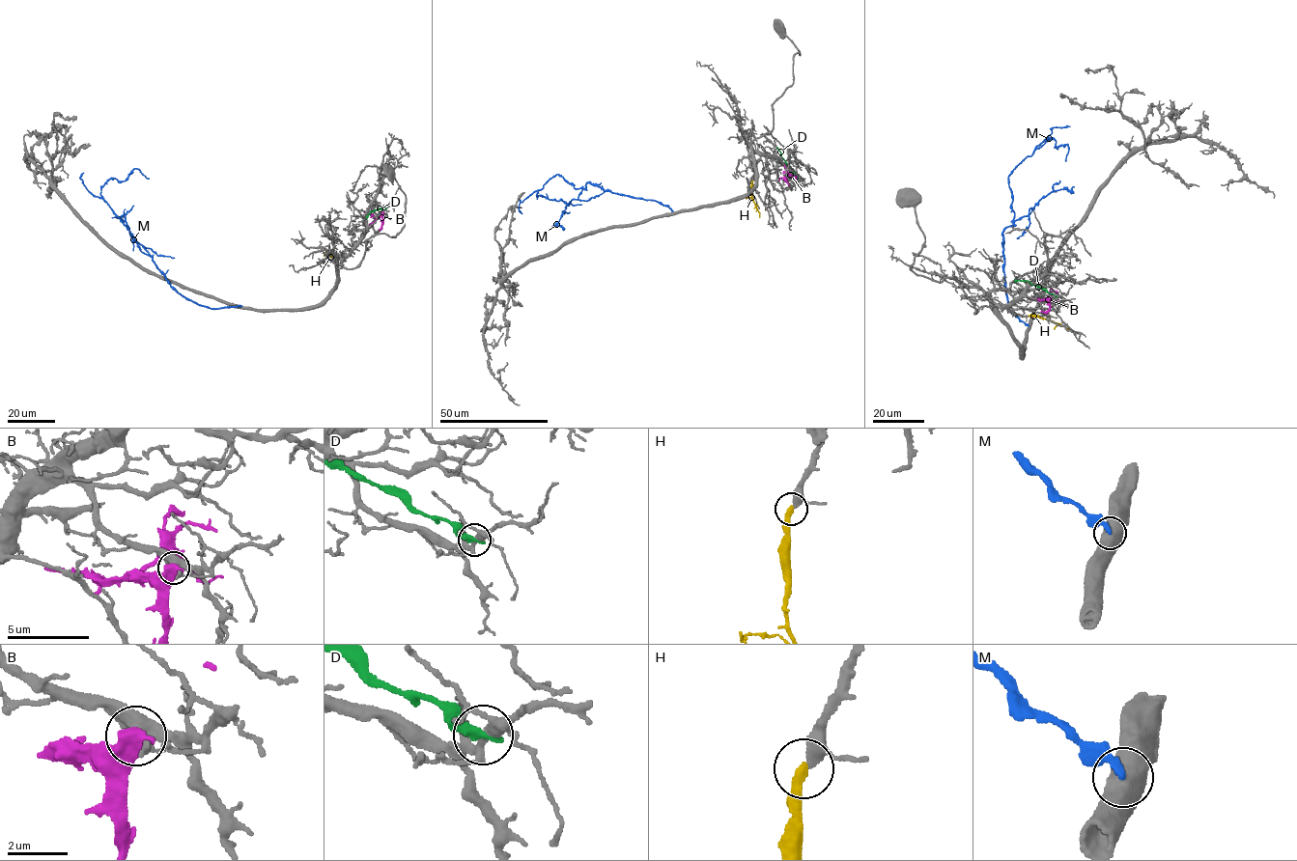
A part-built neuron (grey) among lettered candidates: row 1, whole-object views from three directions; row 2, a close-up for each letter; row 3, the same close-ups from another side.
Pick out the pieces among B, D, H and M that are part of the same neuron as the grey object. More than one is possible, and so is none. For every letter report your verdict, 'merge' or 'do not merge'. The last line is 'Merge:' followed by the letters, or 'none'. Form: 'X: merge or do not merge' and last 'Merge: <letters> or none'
B: do not merge
D: do not merge
H: merge
M: do not merge
Merge: H

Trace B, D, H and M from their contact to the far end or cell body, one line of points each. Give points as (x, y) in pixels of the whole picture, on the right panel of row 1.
B: (1051, 297), (1046, 299), (1051, 295), (1058, 299)
D: (1057, 296), (1028, 281), (1014, 281)
H: (1028, 316), (1038, 316), (1069, 329)
M: (1029, 326), (1010, 311), (1005, 284), (1008, 177), (1048, 139), (1057, 149), (1067, 144), (1065, 161)

